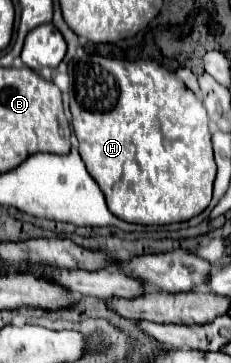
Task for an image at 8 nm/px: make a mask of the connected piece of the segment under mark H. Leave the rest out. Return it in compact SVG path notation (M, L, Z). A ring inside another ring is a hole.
M85 54L81 60L69 62L69 110L73 116L73 130L79 138L79 154L87 172L103 190L109 210L125 222L185 222L203 212L211 202L215 162L203 92L201 86L199 96L187 90L175 72L177 70L167 70L151 59L119 61L109 56Z

